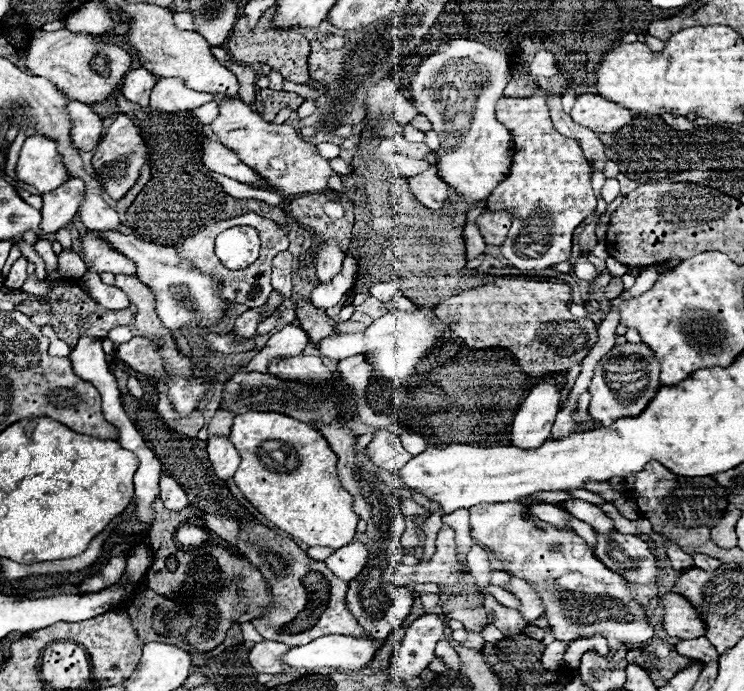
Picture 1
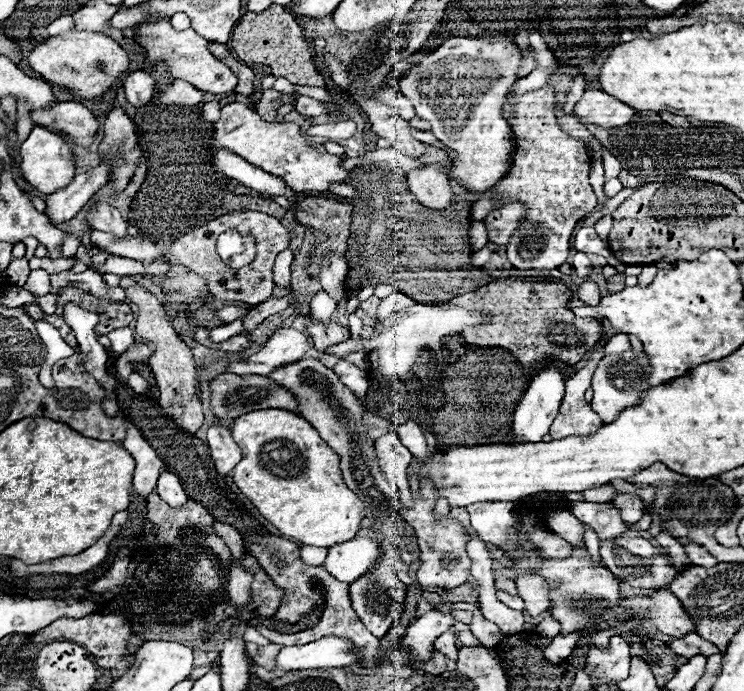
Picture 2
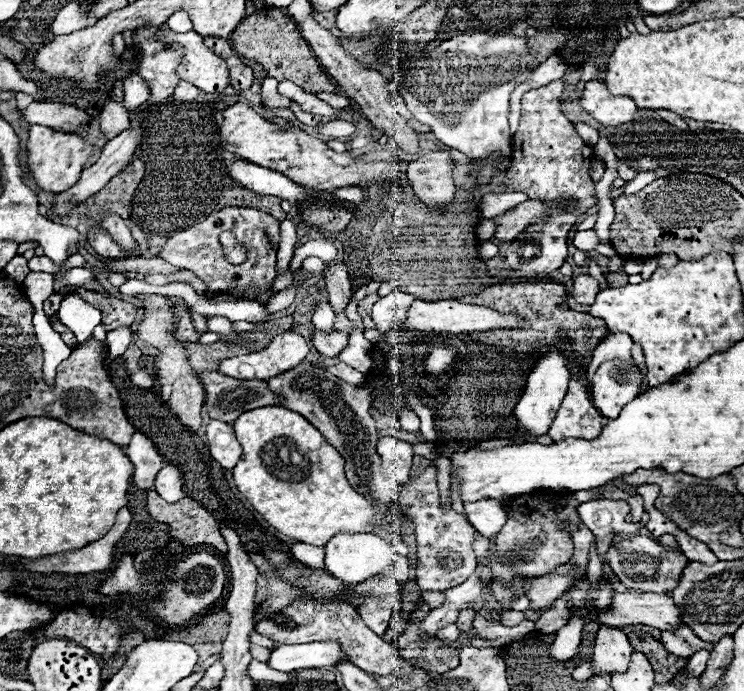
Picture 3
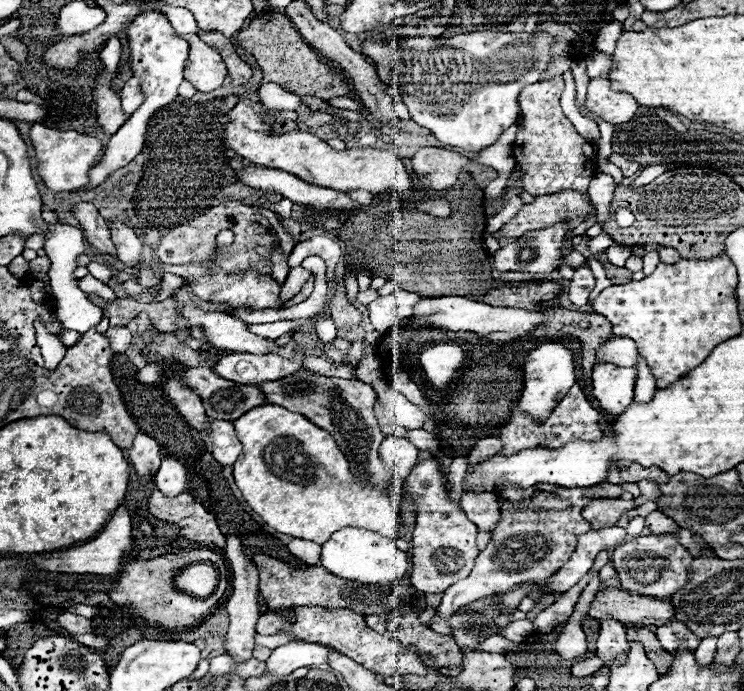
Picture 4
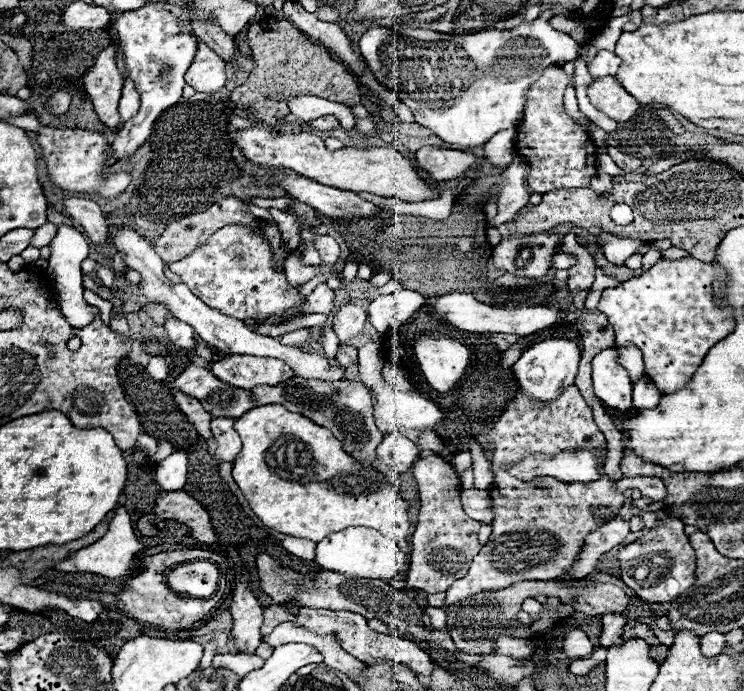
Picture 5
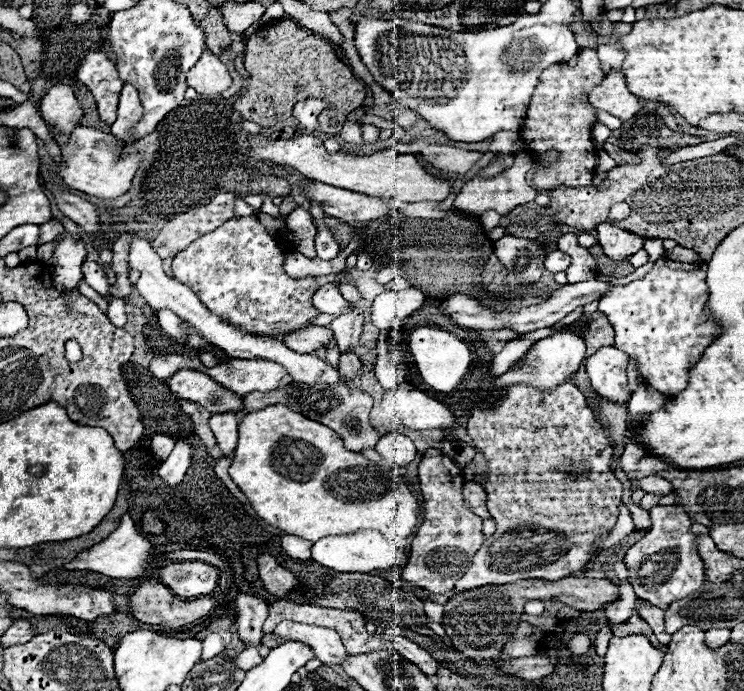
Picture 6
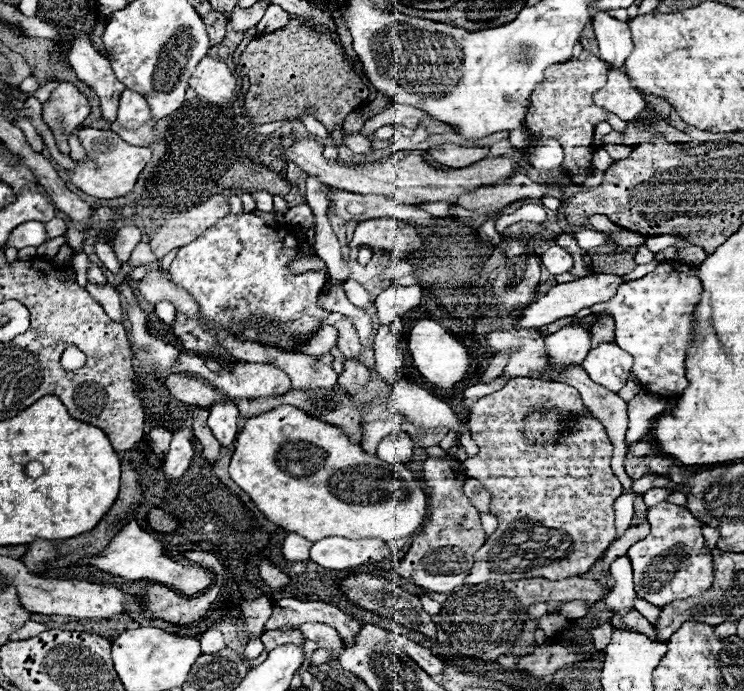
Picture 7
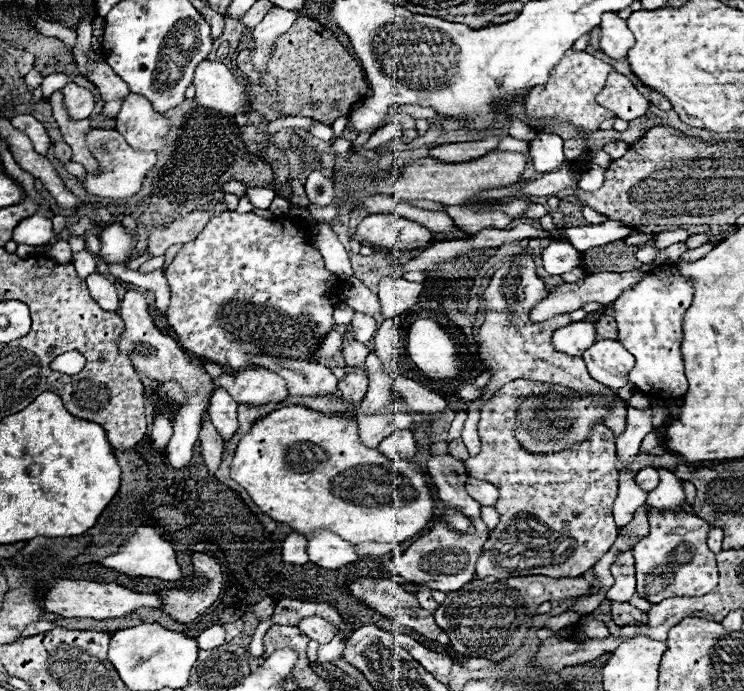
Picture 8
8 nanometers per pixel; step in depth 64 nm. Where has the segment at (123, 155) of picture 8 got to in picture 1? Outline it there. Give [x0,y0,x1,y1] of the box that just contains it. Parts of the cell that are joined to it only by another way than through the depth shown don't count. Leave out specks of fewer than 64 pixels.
[16,134,68,194]

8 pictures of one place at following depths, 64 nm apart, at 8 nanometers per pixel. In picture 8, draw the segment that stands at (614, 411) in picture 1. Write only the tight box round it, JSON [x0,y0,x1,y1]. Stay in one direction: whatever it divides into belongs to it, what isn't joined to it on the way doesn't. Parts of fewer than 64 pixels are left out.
[582,340,634,390]

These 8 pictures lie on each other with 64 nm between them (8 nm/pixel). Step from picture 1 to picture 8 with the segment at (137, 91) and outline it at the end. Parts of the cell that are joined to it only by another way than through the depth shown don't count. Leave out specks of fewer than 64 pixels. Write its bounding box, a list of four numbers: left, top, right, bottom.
[114,92,168,152]

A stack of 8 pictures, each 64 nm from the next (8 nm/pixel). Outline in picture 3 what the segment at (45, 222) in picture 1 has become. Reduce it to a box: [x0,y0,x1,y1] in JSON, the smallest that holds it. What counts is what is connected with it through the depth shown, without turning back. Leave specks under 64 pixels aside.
[54,114,142,216]

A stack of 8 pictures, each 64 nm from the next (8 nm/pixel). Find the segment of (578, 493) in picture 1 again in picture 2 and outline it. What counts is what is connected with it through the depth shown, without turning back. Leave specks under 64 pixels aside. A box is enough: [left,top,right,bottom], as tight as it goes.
[582,484,618,503]

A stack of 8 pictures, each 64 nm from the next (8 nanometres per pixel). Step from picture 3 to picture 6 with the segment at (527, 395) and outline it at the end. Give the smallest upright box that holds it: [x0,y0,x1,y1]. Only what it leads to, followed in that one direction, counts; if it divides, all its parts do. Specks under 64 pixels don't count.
[496,332,586,390]

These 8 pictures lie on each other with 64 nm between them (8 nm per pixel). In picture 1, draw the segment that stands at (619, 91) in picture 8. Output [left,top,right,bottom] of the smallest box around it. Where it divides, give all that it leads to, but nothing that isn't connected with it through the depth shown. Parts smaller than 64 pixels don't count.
[570,94,634,134]

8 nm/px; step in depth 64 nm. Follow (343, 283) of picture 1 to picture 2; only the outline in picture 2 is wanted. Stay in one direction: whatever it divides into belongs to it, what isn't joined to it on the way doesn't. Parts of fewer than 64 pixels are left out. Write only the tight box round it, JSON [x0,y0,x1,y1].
[310,290,338,320]

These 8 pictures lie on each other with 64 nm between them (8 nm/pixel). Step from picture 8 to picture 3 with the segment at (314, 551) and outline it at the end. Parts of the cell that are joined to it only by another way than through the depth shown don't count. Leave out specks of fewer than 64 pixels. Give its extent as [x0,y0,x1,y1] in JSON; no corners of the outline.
[324,532,410,584]

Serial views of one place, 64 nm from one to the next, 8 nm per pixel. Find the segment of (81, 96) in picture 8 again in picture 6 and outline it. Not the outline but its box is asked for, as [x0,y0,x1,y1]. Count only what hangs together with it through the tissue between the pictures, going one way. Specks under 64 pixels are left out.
[40,84,82,144]

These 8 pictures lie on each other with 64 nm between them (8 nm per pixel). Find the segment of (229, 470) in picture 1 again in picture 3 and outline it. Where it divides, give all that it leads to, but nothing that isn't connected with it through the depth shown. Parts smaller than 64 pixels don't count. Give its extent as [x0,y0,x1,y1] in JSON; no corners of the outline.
[206,420,242,470]

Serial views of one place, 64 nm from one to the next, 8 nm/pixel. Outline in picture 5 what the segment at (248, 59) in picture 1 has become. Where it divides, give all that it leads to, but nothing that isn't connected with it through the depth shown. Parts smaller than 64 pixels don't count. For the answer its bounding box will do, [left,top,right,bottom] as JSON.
[230,16,362,126]

